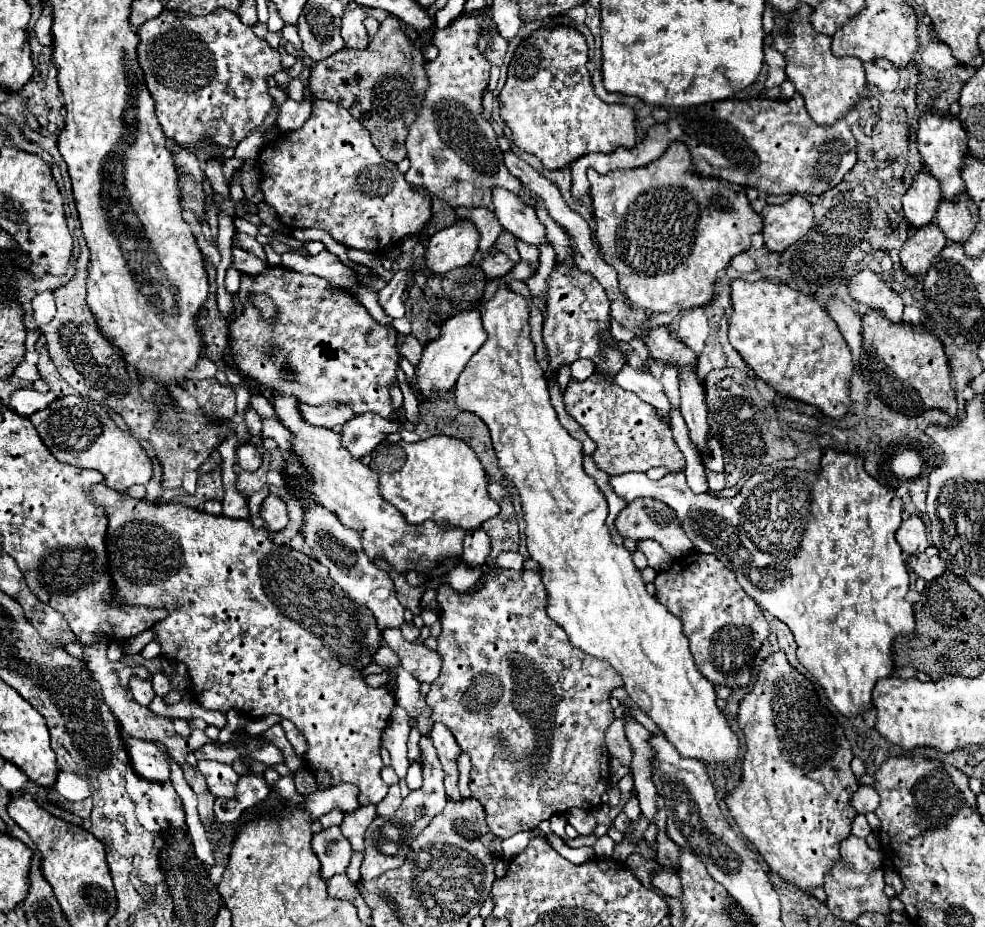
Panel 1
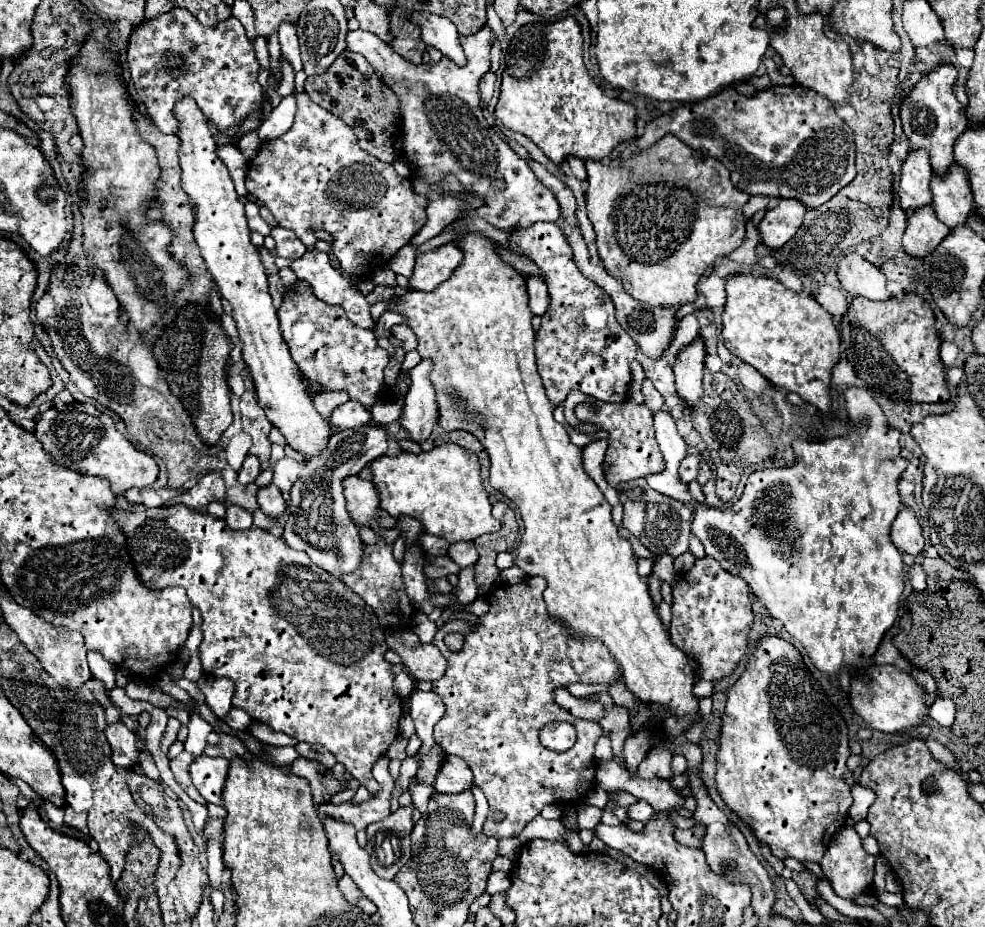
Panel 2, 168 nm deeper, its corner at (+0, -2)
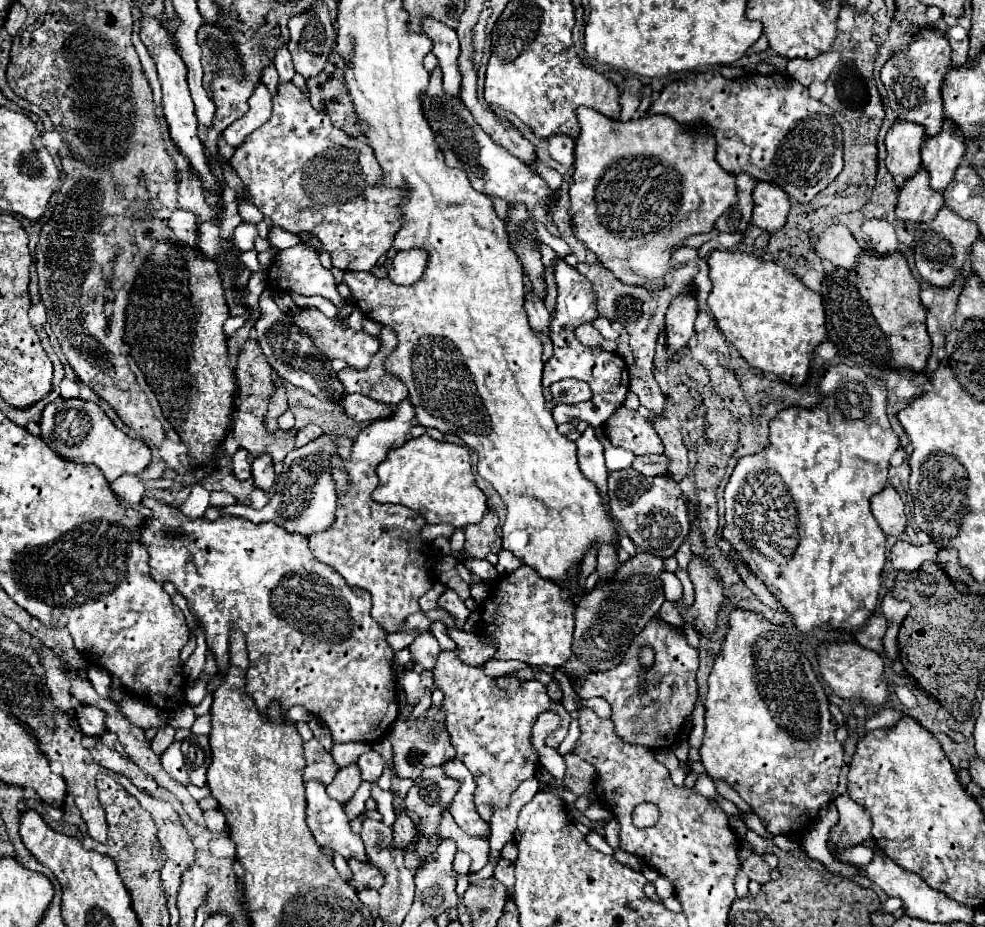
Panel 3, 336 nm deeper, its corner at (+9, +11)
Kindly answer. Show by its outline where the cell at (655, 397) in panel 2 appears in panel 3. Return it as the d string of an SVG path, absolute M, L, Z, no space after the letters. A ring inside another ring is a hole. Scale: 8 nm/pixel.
M644 406L638 408L638 412L650 420L650 424L654 426L656 434L660 436L662 444L664 444L664 456L668 456L670 464L668 464L668 476L676 482L680 482L688 470L688 450L682 442L682 434L678 428L674 428L664 416L654 416L650 414Z

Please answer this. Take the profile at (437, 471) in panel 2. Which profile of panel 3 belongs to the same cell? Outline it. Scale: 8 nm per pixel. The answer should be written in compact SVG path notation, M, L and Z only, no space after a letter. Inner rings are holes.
M424 434L390 450L386 460L378 464L376 474L380 478L378 488L372 492L376 502L408 506L424 516L428 524L446 522L454 528L466 528L468 524L480 522L488 510L486 496L476 486L466 446L438 442Z

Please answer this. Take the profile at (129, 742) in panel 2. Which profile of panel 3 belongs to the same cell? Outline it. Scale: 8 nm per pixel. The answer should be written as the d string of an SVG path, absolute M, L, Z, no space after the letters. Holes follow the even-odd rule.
M80 706L80 708L76 708L74 716L78 720L80 730L84 734L88 734L88 736L96 736L98 738L100 732L106 730L106 724L104 724L106 714L96 706Z

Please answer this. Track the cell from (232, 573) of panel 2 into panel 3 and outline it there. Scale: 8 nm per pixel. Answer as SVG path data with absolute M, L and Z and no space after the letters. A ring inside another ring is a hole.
M148 498L148 508L152 510L152 518L144 520L140 534L142 534L142 542L148 546L148 552L150 552L150 576L156 582L172 582L178 588L178 592L188 600L190 608L196 612L196 616L204 624L206 644L214 652L218 668L222 672L228 668L228 632L230 632L230 628L238 626L244 632L246 648L248 648L248 656L250 656L250 668L246 672L246 688L248 688L248 694L254 698L258 710L268 708L268 704L272 704L272 700L280 700L282 710L288 710L288 708L300 704L332 730L332 738L336 744L374 742L374 740L380 740L382 734L386 734L388 726L398 718L398 700L396 700L396 692L394 692L396 674L394 674L394 666L392 666L394 664L394 650L386 642L386 634L382 632L382 628L370 616L372 600L370 600L370 594L366 590L360 590L356 586L348 586L346 580L334 568L316 560L316 556L308 548L306 536L286 532L278 524L270 524L270 522L254 524L250 520L232 518L232 516L222 516L216 522L208 522L206 518L192 520L192 518L186 518L178 508L166 506L166 504L156 502L152 498Z

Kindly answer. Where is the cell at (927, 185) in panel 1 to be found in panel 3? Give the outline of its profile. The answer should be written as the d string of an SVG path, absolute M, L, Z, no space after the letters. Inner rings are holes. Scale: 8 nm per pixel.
M896 120L886 132L886 168L894 178L910 178L918 172L920 160L920 142L926 130L914 122Z

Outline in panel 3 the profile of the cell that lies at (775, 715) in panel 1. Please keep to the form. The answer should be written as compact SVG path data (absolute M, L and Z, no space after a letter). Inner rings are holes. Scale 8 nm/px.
M734 608L722 650L714 658L708 678L706 730L700 744L700 760L706 772L728 782L766 822L770 834L794 834L802 828L798 818L816 818L818 810L834 800L842 768L842 744L836 740L834 730L836 720L828 710L828 698L802 654L798 638L768 622L762 614Z

